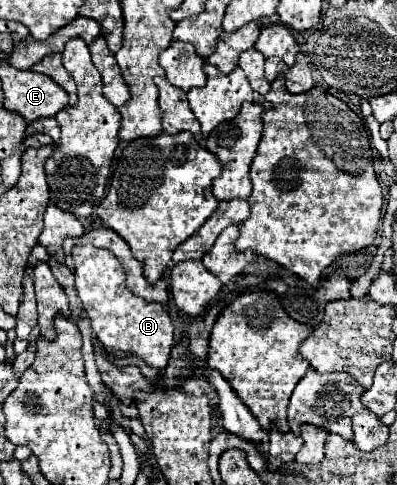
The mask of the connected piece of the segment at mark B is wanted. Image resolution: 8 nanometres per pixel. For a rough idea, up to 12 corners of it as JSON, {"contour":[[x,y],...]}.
{"contour":[[73,248],[75,288],[115,358],[163,370],[175,344],[161,304],[125,284],[123,264]]}

